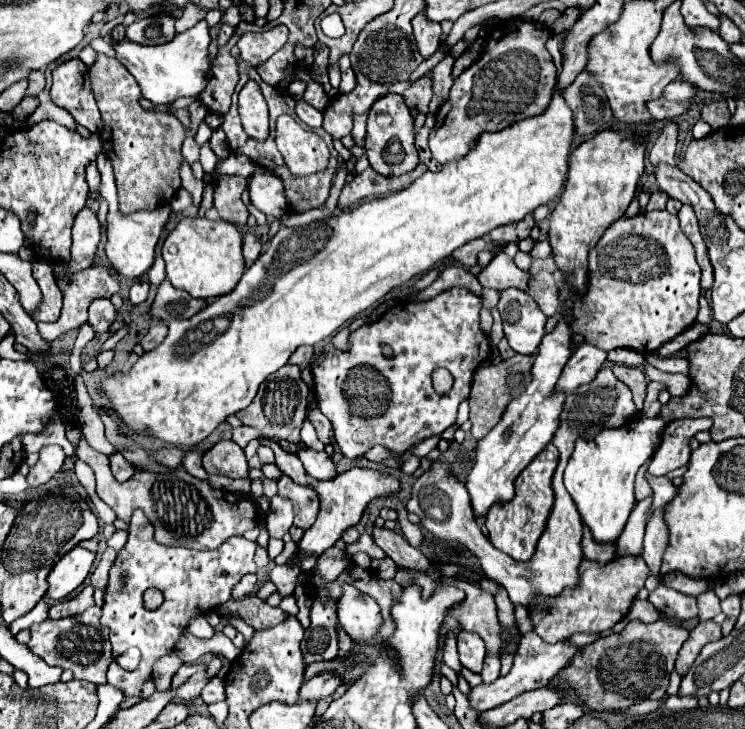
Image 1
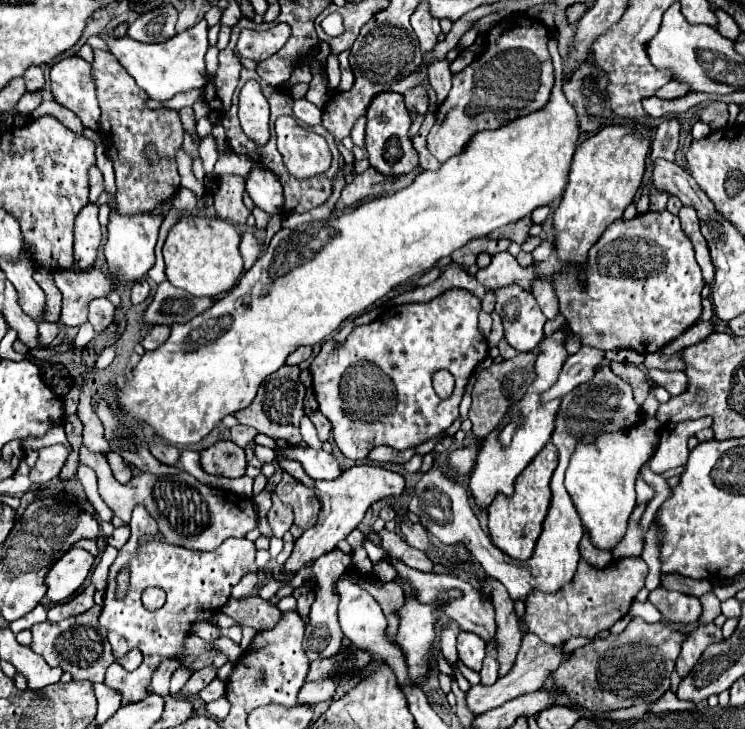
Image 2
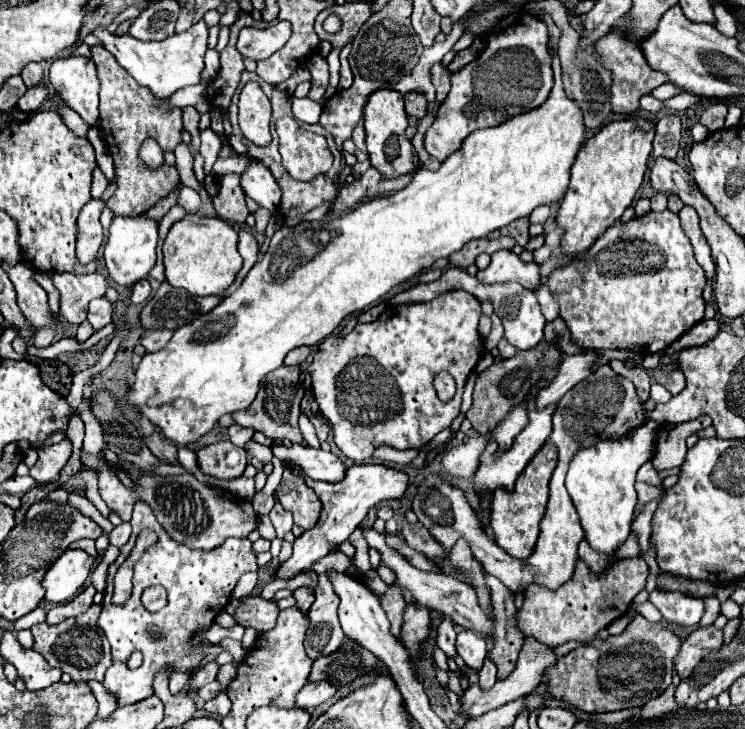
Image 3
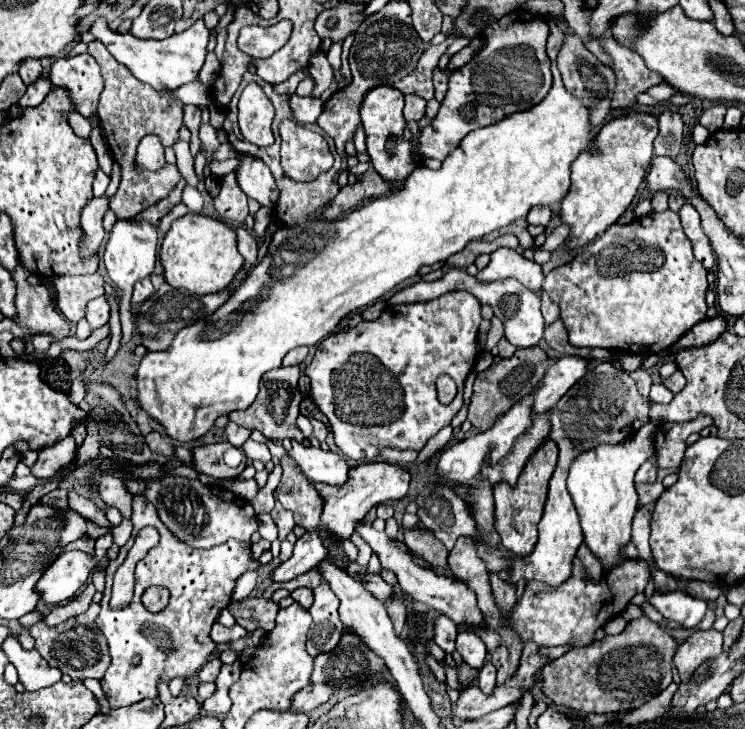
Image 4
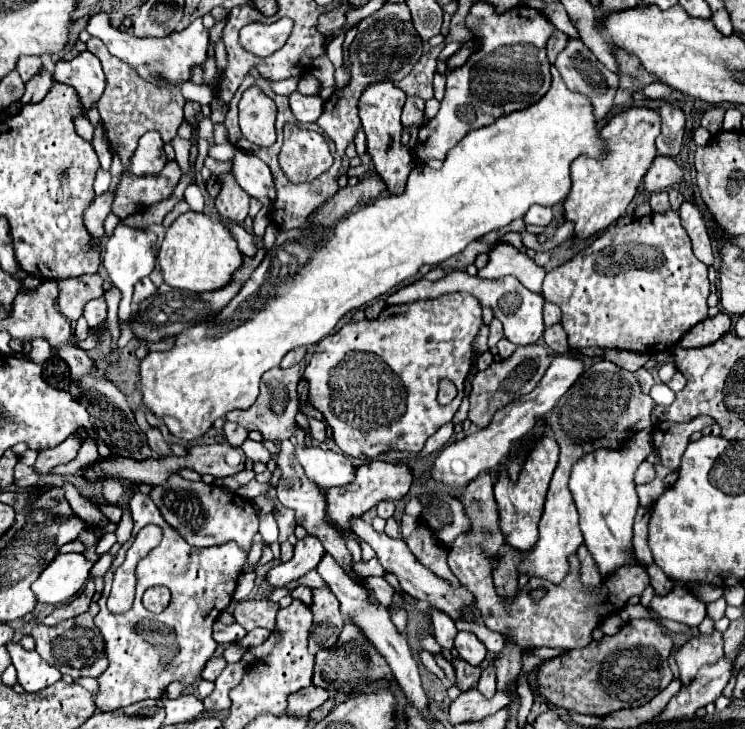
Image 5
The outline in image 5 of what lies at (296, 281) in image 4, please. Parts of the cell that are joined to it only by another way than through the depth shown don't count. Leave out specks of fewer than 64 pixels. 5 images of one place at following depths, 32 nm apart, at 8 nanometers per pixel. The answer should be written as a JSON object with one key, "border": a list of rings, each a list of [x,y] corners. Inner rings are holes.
{"border":[[[552,66],[552,88],[538,104],[468,132],[468,136],[448,152],[440,170],[432,170],[426,164],[416,166],[402,194],[376,198],[330,228],[308,224],[304,228],[280,230],[260,266],[212,322],[186,328],[166,352],[146,354],[140,362],[140,394],[144,406],[164,420],[172,436],[186,442],[200,438],[212,428],[216,418],[226,416],[230,410],[250,408],[258,396],[262,374],[280,366],[280,360],[292,348],[318,344],[332,334],[344,314],[374,302],[414,276],[420,266],[440,264],[484,234],[500,230],[516,218],[524,218],[532,204],[554,206],[562,202],[570,192],[570,164],[580,154],[594,158],[604,156],[600,128],[586,96],[570,92],[556,66]]]}

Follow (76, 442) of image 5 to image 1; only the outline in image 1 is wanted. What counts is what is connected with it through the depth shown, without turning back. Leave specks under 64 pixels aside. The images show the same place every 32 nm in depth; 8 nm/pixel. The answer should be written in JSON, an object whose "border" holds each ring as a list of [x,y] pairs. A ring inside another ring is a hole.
{"border":[[[44,446],[40,450],[40,460],[26,474],[28,486],[36,488],[36,486],[46,484],[50,478],[54,478],[56,472],[60,472],[64,460],[66,460],[66,456],[64,456],[62,448],[58,448],[58,446]]]}

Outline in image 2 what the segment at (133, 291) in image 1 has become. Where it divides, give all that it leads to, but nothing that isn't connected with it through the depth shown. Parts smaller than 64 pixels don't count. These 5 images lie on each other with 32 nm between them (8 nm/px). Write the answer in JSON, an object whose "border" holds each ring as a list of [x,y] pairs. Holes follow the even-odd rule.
{"border":[[[138,280],[134,286],[132,286],[132,304],[140,304],[148,298],[150,294],[150,286],[146,280]]]}

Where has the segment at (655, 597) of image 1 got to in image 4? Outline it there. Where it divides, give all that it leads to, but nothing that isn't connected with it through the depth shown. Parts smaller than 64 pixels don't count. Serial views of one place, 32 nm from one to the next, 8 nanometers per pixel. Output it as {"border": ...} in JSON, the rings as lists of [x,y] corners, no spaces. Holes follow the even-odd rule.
{"border":[[[680,590],[659,593],[654,592],[649,602],[654,604],[654,608],[666,618],[666,620],[674,620],[686,628],[694,628],[700,624],[704,612],[706,612],[706,602],[696,600],[692,596],[688,596],[686,592]]]}

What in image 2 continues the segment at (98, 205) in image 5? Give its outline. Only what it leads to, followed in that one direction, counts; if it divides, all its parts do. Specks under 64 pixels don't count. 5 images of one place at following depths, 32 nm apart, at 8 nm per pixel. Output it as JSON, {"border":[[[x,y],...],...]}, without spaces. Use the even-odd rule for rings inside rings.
{"border":[[[86,204],[74,224],[74,268],[88,268],[96,260],[96,250],[102,240],[98,222],[98,206]]]}

